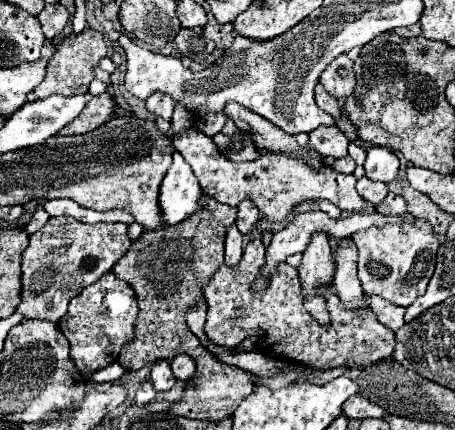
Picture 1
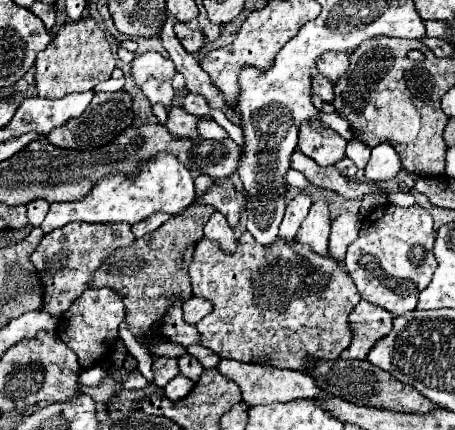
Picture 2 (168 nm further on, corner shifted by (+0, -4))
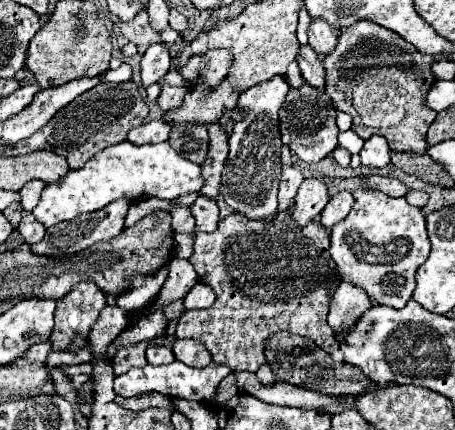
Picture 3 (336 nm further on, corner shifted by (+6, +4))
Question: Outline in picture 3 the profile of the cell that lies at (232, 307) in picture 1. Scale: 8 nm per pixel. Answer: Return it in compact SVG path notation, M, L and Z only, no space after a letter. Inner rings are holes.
M288 208L286 212L276 212L274 216L268 216L268 218L264 218L264 220L250 220L250 218L246 218L246 216L240 214L240 212L232 212L230 216L226 216L224 220L218 222L218 228L216 228L212 234L198 234L196 240L194 240L194 254L192 254L190 262L192 262L192 266L194 266L196 272L198 272L198 280L204 282L204 284L208 284L208 286L216 292L216 302L214 302L210 308L206 308L206 310L188 310L188 312L184 312L184 314L180 316L180 320L178 320L178 326L176 326L176 338L198 338L198 340L202 340L202 342L206 344L206 348L210 348L212 360L218 362L218 364L230 366L234 372L238 372L238 370L256 372L256 370L264 364L264 342L266 342L266 338L268 338L272 332L280 332L280 330L288 330L288 332L294 332L294 334L306 336L306 338L314 340L314 344L316 344L318 348L322 348L324 352L328 352L328 354L336 352L336 350L338 350L338 342L336 342L334 336L332 336L334 330L328 326L326 316L328 316L330 296L332 296L332 292L334 292L334 290L332 290L332 280L334 280L334 288L336 288L336 286L340 284L340 276L338 276L338 270L334 268L334 260L330 260L330 256L328 256L328 244L330 244L330 234L326 232L326 228L324 228L320 222L312 220L312 222L308 222L304 228L300 228L300 226L294 222L294 218L292 218L290 208Z

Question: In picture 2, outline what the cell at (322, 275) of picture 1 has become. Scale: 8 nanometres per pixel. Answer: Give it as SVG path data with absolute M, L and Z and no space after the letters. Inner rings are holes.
M316 200L296 236L296 242L310 246L320 256L328 256L328 236L330 236L328 206L324 200Z

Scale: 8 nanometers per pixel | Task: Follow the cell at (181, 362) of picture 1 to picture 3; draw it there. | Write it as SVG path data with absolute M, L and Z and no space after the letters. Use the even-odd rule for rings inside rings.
M176 340L172 350L174 350L174 356L188 366L202 368L212 362L208 348L200 340Z

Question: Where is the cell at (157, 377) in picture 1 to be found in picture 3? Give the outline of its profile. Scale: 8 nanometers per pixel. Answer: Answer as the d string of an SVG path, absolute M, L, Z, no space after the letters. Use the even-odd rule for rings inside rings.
M150 346L150 348L146 350L146 358L148 358L148 362L154 364L154 366L170 364L170 362L176 360L176 358L174 358L174 352L172 352L170 348L166 348L166 346Z

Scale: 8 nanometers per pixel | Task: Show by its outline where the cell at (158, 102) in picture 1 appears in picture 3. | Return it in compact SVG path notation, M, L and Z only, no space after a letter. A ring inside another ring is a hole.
M162 42L150 44L148 50L142 56L140 66L142 66L142 84L144 84L144 88L156 84L172 66L168 48Z

